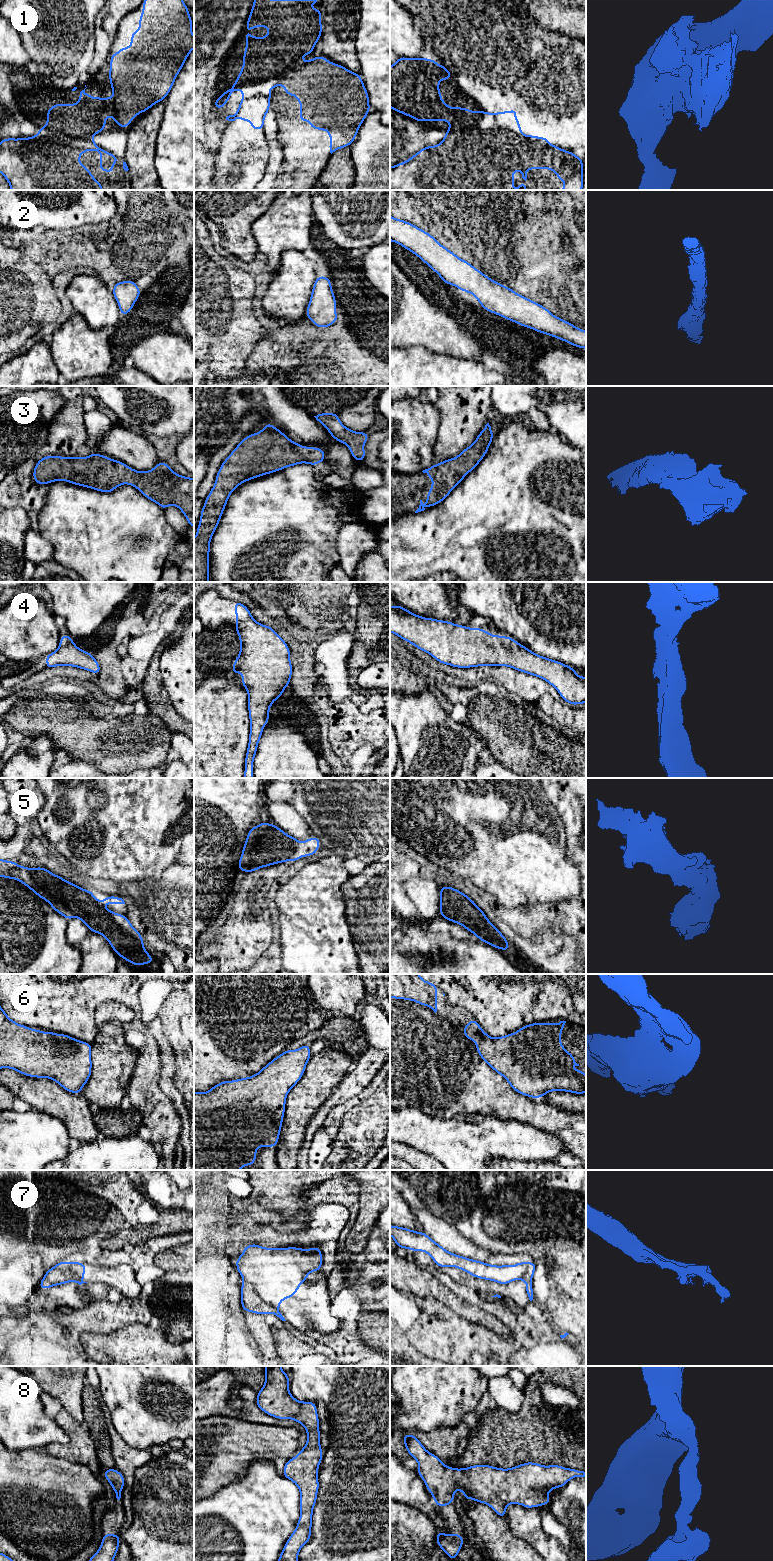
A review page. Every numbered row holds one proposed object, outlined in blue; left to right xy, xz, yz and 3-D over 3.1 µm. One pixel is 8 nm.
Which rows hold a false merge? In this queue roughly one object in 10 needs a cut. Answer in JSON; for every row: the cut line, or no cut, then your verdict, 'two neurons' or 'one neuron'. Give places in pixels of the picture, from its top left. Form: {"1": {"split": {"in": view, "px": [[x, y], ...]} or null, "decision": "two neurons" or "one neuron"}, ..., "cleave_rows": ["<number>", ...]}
{"1": {"split": {"in": "xz", "px": [[276, 85], [249, 59], [244, 64], [244, 80], [226, 91]]}, "decision": "two neurons"}, "2": {"split": null, "decision": "one neuron"}, "3": {"split": null, "decision": "one neuron"}, "4": {"split": null, "decision": "one neuron"}, "5": {"split": null, "decision": "one neuron"}, "6": {"split": null, "decision": "one neuron"}, "7": {"split": {"in": "xz", "px": [[244, 1280], [253, 1285], [257, 1294], [264, 1301], [277, 1308]]}, "decision": "two neurons"}, "8": {"split": null, "decision": "one neuron"}, "cleave_rows": ["1", "7"]}

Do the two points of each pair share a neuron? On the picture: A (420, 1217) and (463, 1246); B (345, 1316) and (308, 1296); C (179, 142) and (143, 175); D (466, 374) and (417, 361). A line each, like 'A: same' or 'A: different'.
A: same
B: different
C: different
D: same

